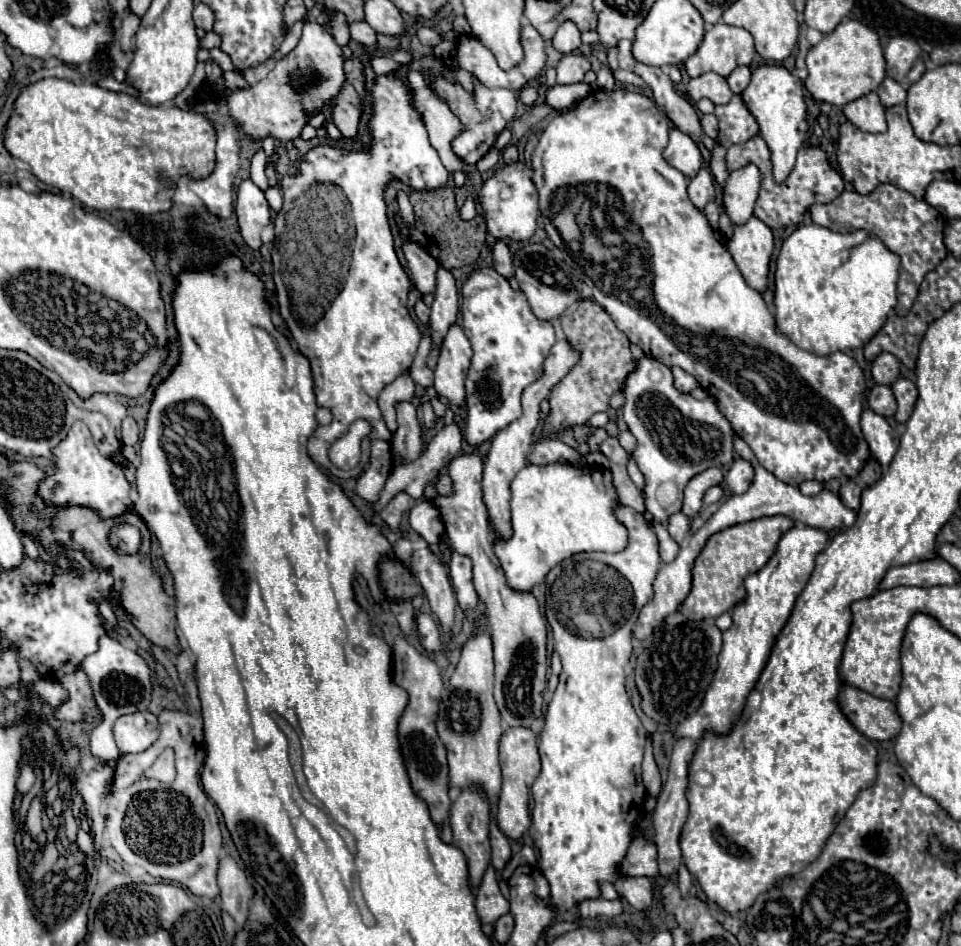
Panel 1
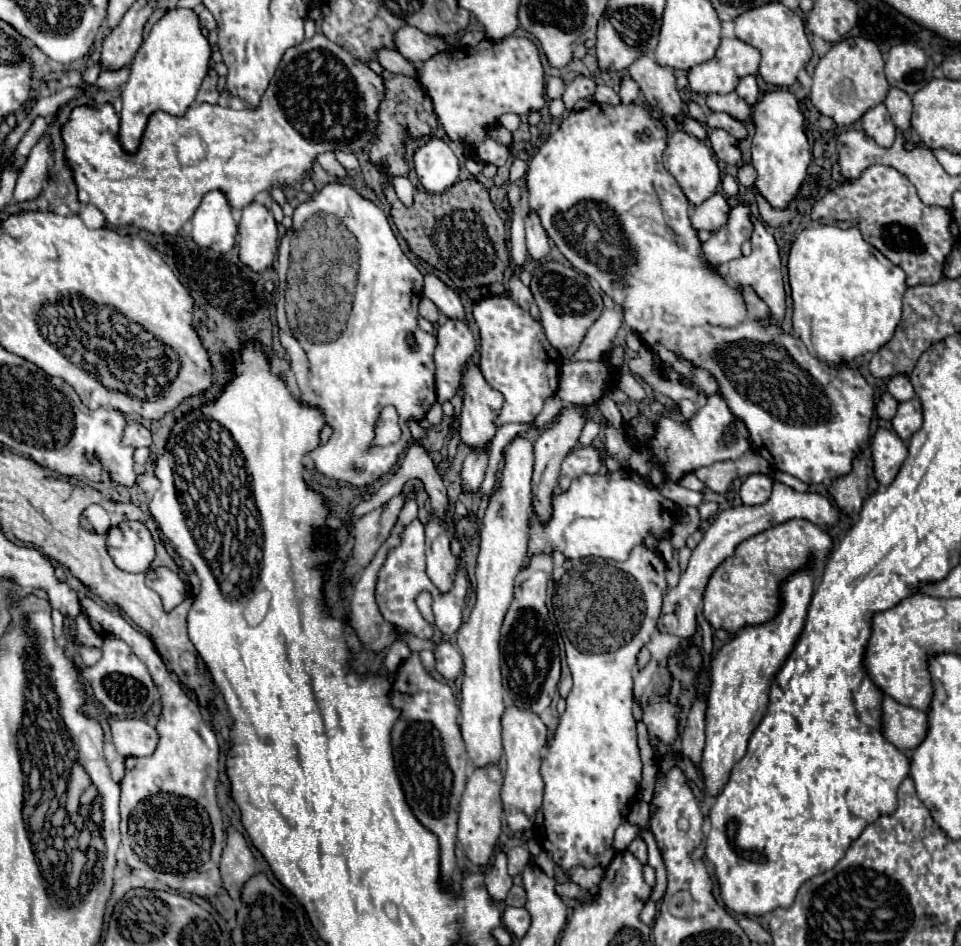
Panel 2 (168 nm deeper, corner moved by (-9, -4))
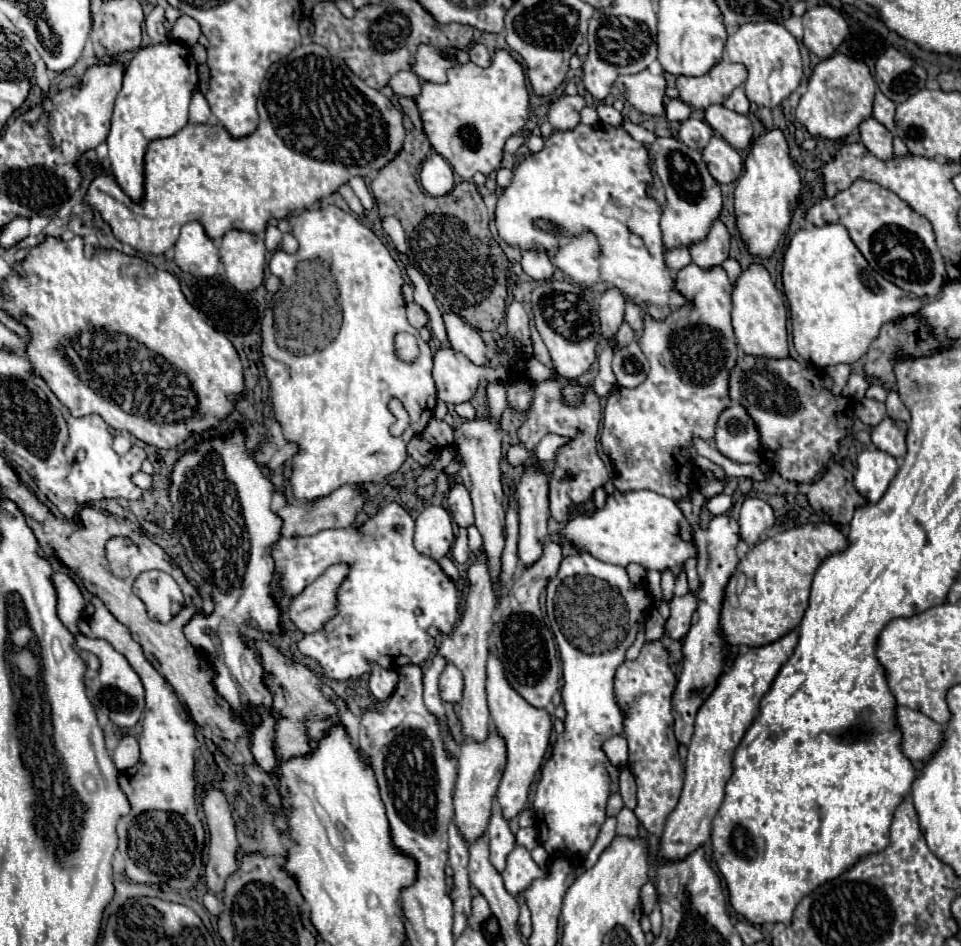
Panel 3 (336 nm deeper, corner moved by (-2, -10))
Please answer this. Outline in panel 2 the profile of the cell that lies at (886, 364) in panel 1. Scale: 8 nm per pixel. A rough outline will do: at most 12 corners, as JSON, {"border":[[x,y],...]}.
{"border":[[908,376],[888,380],[888,392],[906,402],[914,398],[914,388]]}

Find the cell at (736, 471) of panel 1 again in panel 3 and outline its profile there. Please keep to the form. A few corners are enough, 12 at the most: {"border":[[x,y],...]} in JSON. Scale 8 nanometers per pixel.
{"border":[[759,496],[745,498],[739,534],[745,544],[775,526],[773,508]]}

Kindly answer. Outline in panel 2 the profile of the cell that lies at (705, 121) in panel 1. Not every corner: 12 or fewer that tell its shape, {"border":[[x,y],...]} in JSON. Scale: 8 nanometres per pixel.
{"border":[[726,130],[708,134],[714,154],[728,166],[738,166],[742,150]]}

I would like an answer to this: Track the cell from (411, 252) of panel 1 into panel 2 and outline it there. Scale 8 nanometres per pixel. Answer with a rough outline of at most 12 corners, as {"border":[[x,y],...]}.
{"border":[[438,276],[424,278],[422,294],[446,318],[468,324],[460,298]]}

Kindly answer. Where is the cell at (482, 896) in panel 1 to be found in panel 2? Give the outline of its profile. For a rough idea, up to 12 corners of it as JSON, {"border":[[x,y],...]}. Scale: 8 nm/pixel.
{"border":[[502,848],[494,856],[484,884],[494,900],[504,900],[512,878]]}

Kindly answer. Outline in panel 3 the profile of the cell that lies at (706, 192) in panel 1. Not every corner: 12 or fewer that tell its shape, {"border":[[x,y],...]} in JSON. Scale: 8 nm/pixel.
{"border":[[719,218],[709,236],[691,244],[693,262],[701,268],[729,256],[729,232]]}

